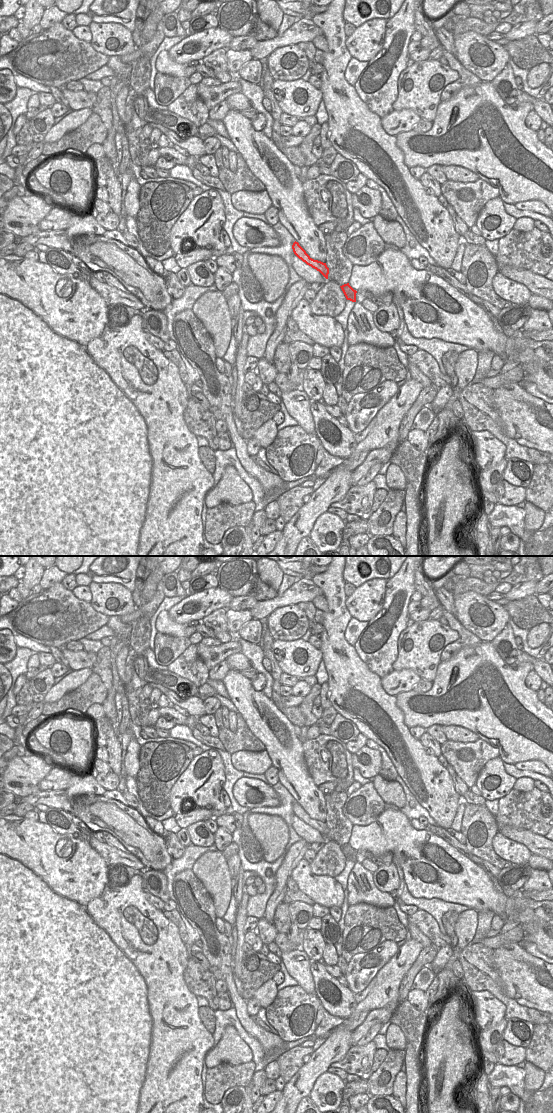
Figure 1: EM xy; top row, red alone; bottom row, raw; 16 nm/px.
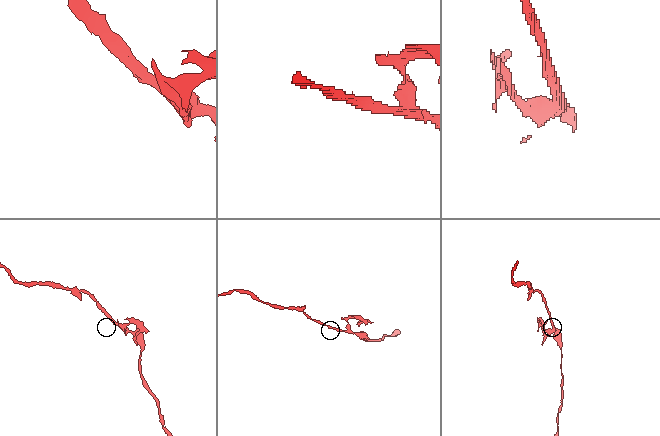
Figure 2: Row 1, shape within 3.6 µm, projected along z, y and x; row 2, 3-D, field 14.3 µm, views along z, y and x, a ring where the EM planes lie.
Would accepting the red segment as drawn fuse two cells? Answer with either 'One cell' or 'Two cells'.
Two cells

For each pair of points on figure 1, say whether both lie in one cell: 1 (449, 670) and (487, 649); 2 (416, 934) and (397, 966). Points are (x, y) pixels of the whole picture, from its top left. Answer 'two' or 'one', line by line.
1: one
2: two

